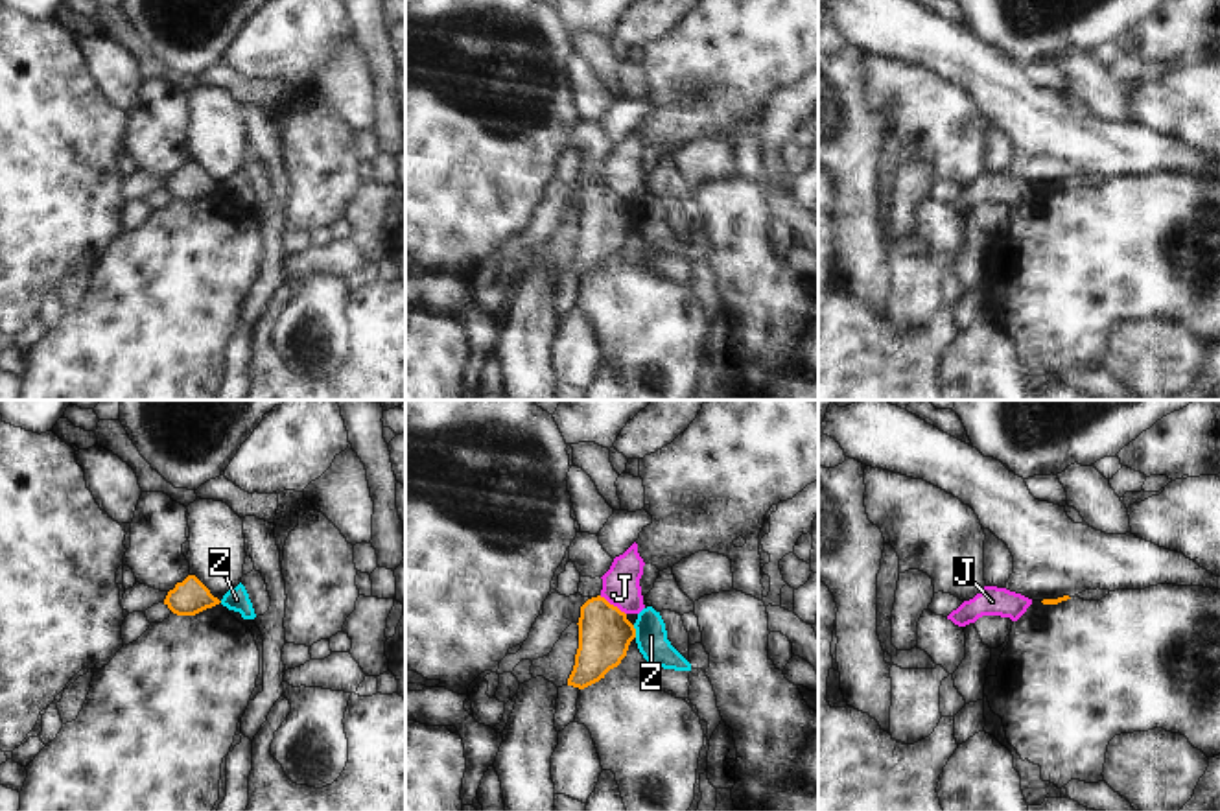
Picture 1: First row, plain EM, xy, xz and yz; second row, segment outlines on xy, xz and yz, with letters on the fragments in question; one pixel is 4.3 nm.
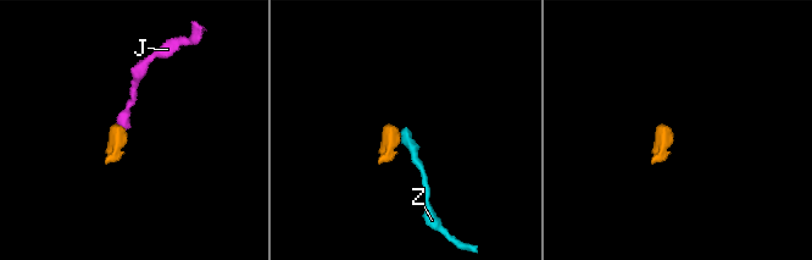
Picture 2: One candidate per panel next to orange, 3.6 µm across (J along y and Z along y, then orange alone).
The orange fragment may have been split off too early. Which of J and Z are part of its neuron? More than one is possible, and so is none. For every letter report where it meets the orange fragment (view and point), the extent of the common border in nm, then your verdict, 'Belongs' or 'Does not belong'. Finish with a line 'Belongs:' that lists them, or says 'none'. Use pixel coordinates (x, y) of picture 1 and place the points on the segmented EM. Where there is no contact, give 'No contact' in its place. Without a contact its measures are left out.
J: Touches orange at xz (612, 605). Shared border 150 nm. Belongs
Z: Touches orange at xz (634, 631). Shared border 60 nm. Does not belong
Belongs: J

